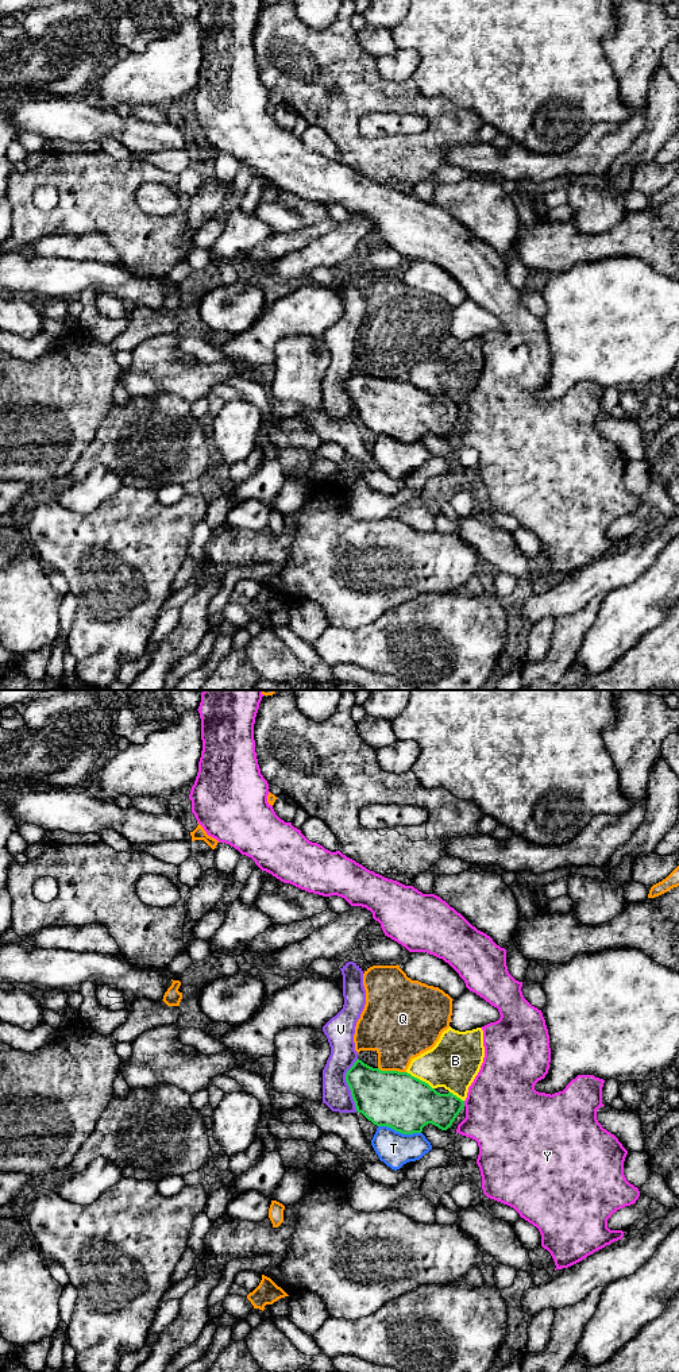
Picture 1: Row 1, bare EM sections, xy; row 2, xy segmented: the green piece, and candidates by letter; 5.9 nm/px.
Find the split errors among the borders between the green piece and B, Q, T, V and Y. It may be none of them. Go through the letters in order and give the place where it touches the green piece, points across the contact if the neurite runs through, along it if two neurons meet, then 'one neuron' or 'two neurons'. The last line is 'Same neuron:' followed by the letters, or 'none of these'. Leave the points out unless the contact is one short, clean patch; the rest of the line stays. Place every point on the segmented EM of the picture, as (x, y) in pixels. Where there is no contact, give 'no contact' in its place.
B: xy (419, 1079) | two neurons
Q: xy (392, 1071) | two neurons
T: xy (400, 1132) | two neurons
V: xy (347, 1083) | two neurons
Y: xy (463, 1103) | two neurons
Same neuron: none of these

